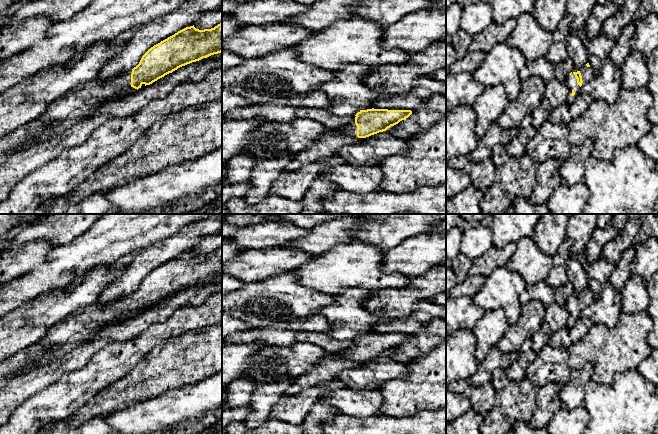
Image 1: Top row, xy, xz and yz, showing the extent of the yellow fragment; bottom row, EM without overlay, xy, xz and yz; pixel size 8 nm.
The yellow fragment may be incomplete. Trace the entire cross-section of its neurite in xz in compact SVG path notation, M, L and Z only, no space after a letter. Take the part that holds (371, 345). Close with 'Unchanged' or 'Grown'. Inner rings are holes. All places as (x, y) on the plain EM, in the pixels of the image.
M367 333L360 334L355 340L355 346L346 350L329 354L333 358L346 358L355 362L366 362L386 355L391 350L406 344L412 338L411 334Z. Grown

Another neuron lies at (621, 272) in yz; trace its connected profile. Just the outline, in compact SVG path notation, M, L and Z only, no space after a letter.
M635 247L628 248L622 255L620 262L614 266L613 271L610 275L609 281L614 287L620 291L625 286L627 280L631 277L631 262L635 257Z

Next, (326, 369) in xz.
M330 356L322 358L312 370L294 379L292 386L286 391L286 395L294 395L320 383L332 381L341 371L347 368L355 368L359 363L346 358Z

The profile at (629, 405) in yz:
M638 369L621 372L612 384L585 383L589 423L583 434L654 434L658 394Z

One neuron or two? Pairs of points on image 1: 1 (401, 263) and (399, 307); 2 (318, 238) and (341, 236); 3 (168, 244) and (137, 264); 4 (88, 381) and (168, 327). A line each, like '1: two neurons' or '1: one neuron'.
1: two neurons
2: one neuron
3: one neuron
4: one neuron

